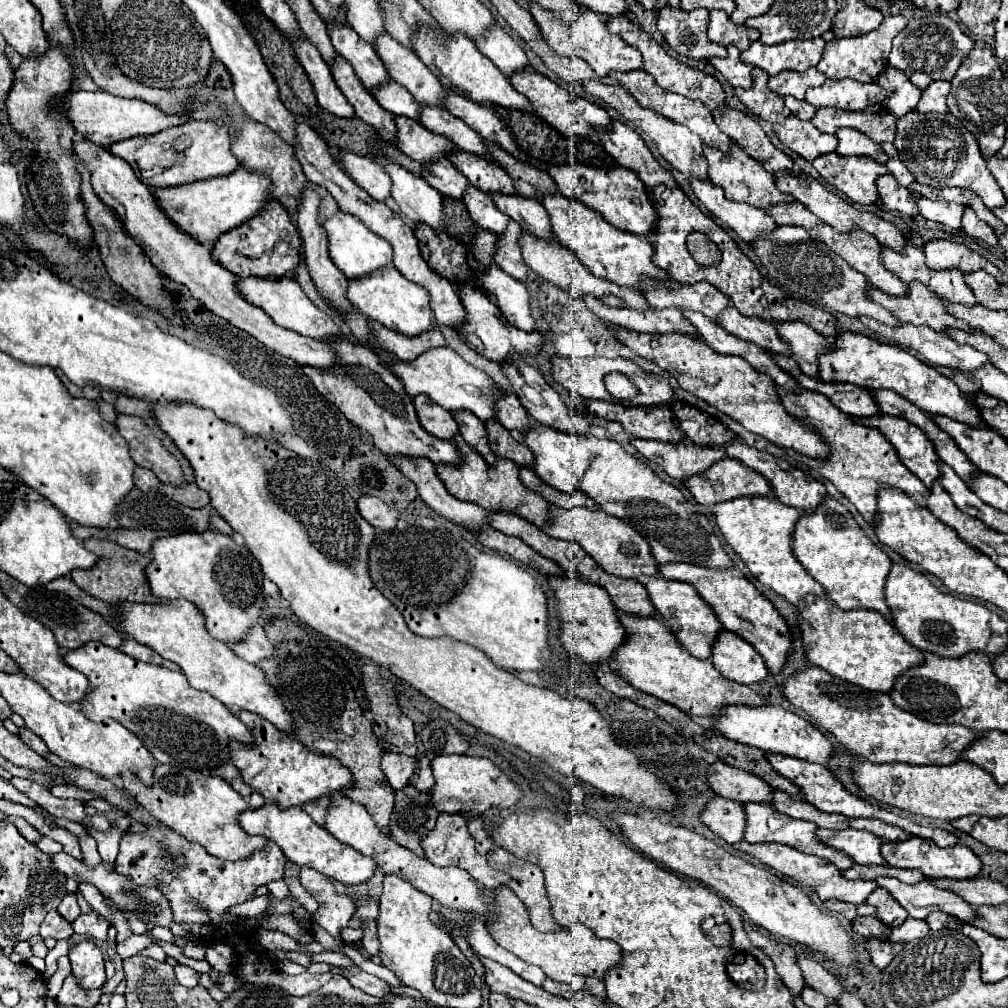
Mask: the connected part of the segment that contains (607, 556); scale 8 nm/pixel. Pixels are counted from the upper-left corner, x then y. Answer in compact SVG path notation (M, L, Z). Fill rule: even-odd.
M551 506L551 520L547 526L543 526L543 532L547 532L551 538L563 538L577 542L589 552L589 556L609 574L621 576L621 578L637 578L637 576L657 576L657 562L651 556L647 540L633 530L623 520L617 520L615 516L609 516L603 510L589 510L589 508L557 508Z

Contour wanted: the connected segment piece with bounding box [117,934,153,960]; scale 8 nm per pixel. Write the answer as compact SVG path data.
M141 934L141 936L129 936L127 940L123 940L123 942L117 944L117 954L125 960L125 958L135 956L139 950L147 948L149 944L153 944L153 940L147 938L145 934Z

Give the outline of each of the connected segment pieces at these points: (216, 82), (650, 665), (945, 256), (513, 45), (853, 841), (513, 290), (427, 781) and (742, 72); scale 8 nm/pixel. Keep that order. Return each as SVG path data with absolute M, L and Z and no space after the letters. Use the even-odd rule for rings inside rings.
M219 60L213 62L213 68L211 68L209 74L207 74L207 84L209 84L211 88L231 88L229 70L227 70Z
M617 610L617 618L625 624L625 644L613 656L617 672L621 678L641 692L653 694L663 702L669 702L681 708L689 716L701 716L713 720L719 708L727 704L745 704L745 706L763 706L765 700L749 686L723 678L711 660L699 660L691 656L685 648L679 646L673 632L657 618L639 618Z
M933 240L933 242L925 244L923 252L927 258L927 266L933 270L961 270L963 274L985 270L987 274L997 278L999 284L1005 282L1005 278L997 266L993 266L981 254L969 250L963 244L955 244L949 240Z
M493 22L493 28L489 30L489 36L485 36L485 40L481 40L481 44L477 46L481 50L481 54L485 54L507 78L515 72L521 70L525 66L529 66L525 52L521 50L521 46L497 24Z
M817 830L817 840L847 854L855 864L885 864L881 856L881 838L865 830Z
M491 264L489 272L473 272L473 276L477 276L477 284L481 284L481 288L485 288L489 294L495 296L495 302L501 308L501 314L513 326L525 332L537 330L535 320L531 316L529 292L523 282L505 274L497 264Z
M427 756L419 758L419 760L417 760L417 772L413 774L413 780L409 780L409 784L411 784L411 786L415 786L417 790L423 790L423 792L431 790L431 788L433 788L433 784L435 784L429 762L431 762L431 760L429 760Z
M735 46L727 48L729 56L727 58L711 58L711 64L717 72L723 74L723 78L733 86L733 88L751 88L751 70L755 68L753 64L745 64L739 58L739 50Z

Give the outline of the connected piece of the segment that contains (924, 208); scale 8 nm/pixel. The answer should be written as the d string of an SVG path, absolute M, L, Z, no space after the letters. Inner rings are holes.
M927 198L919 200L919 214L925 220L939 222L951 230L961 230L961 218L963 218L965 206L953 204L953 202L931 202Z

